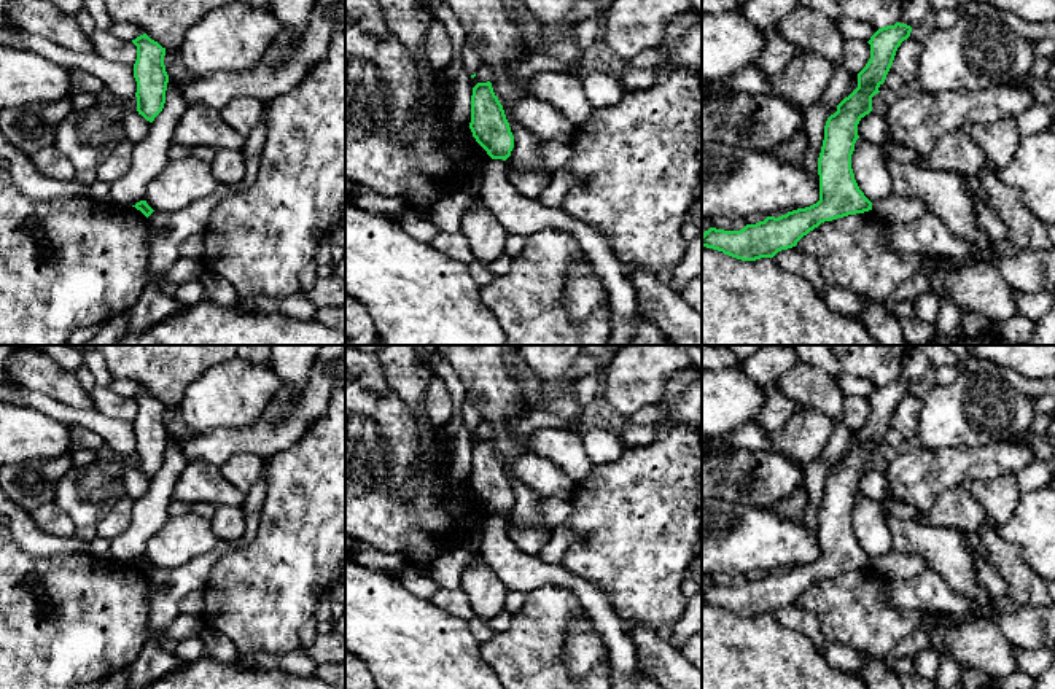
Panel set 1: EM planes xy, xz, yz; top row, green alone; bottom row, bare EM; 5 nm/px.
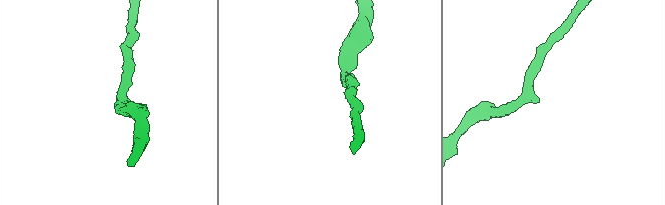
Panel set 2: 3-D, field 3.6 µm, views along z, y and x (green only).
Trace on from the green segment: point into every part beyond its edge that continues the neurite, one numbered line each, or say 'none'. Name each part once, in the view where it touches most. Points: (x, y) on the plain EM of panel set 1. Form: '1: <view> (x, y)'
none

